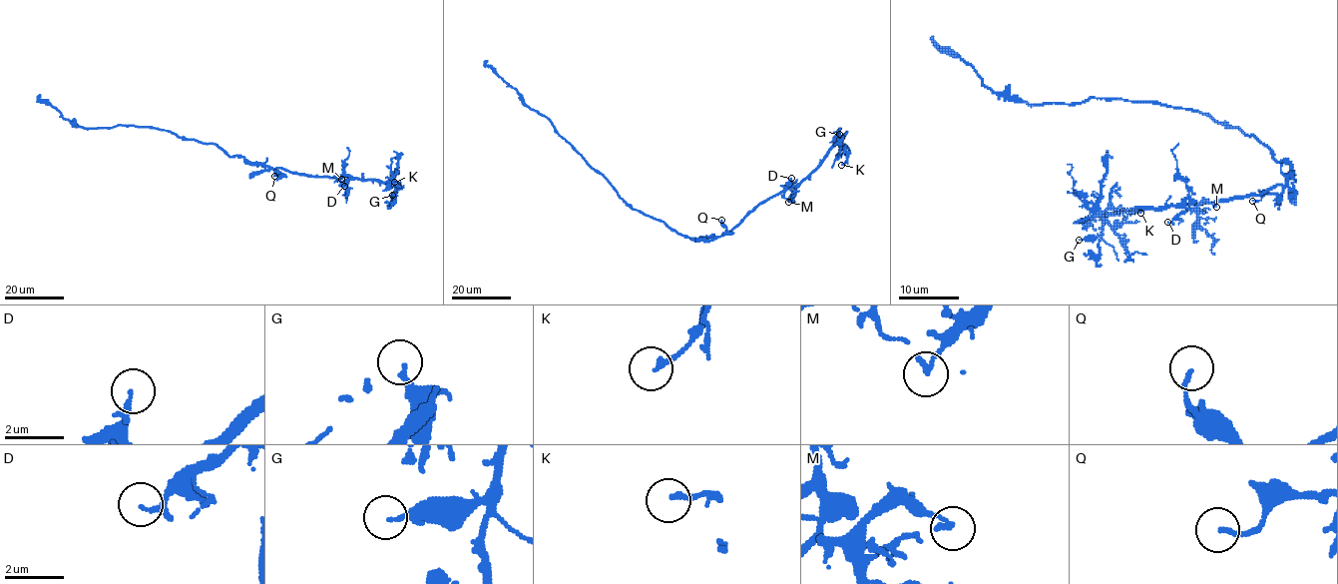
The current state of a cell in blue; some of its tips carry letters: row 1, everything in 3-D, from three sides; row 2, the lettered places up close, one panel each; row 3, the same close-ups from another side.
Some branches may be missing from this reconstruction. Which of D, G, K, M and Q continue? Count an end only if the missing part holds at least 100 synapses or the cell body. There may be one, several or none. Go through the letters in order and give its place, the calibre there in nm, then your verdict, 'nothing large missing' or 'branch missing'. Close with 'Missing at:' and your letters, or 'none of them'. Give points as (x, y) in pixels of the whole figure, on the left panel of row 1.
D: (344, 186) | 200 nm | nothing large missing
G: (392, 195) | 180 nm | nothing large missing
K: (394, 182) | 180 nm | nothing large missing
M: (341, 179) | 140 nm | nothing large missing
Q: (274, 176) | 140 nm | nothing large missing
Missing at: none of them

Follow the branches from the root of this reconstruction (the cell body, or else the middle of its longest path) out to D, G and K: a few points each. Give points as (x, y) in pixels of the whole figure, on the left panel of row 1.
D: (218, 146), (229, 156), (240, 156), (252, 163), (292, 173), (337, 177), (344, 186)
G: (218, 146), (229, 156), (240, 156), (252, 163), (292, 173), (391, 182), (394, 185), (392, 195)
K: (218, 146), (229, 156), (240, 156), (252, 163), (292, 173), (392, 182), (399, 188), (400, 182), (394, 182)

